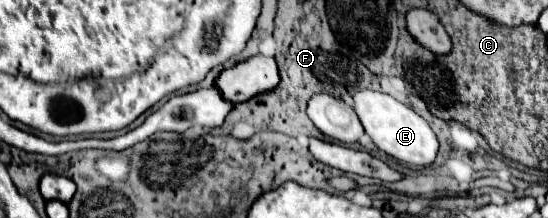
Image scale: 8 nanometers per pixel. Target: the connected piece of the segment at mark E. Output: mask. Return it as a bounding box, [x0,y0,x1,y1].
[353,90,439,166]

